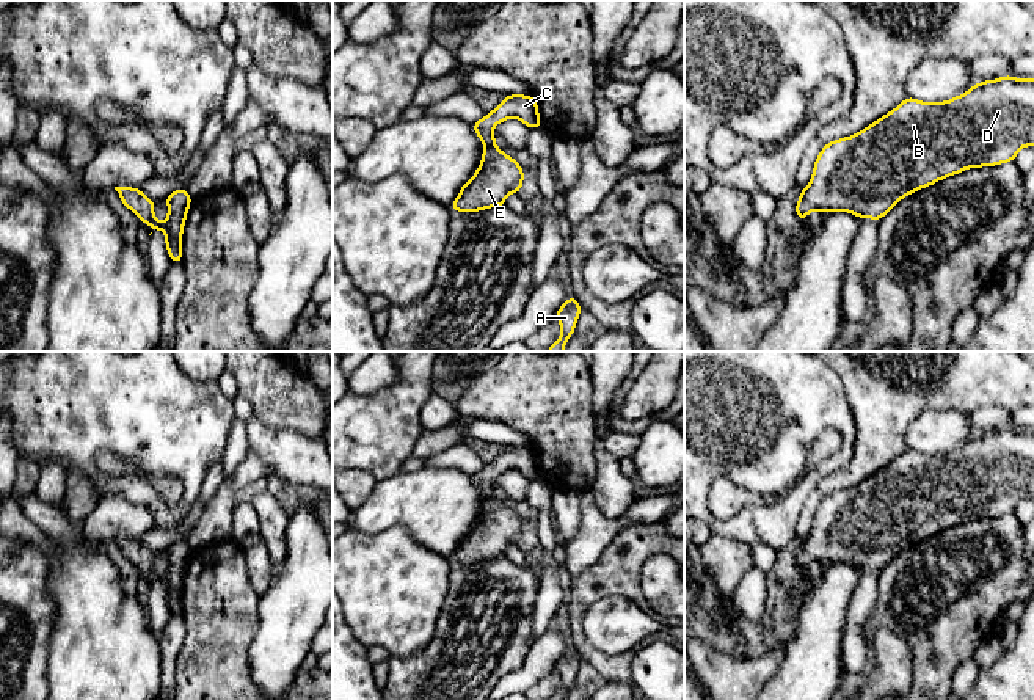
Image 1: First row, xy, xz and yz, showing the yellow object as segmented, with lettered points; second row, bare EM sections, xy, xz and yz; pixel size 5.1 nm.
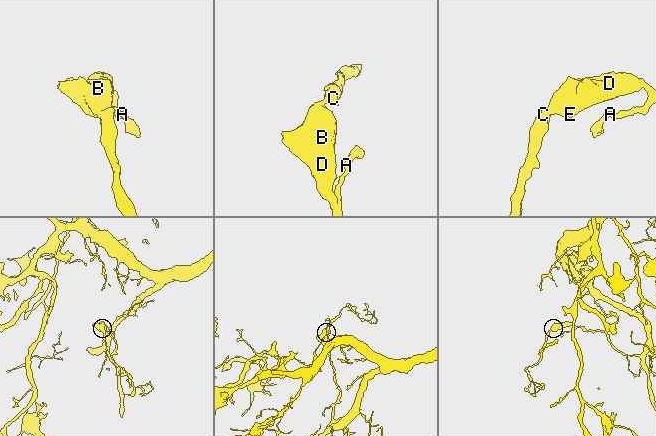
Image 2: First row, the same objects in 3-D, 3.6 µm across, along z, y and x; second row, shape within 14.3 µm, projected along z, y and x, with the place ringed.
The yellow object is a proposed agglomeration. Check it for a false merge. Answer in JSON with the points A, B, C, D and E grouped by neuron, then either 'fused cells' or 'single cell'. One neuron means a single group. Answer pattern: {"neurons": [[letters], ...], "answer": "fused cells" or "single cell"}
{"neurons": [["A", "B", "C", "D", "E"]], "answer": "single cell"}

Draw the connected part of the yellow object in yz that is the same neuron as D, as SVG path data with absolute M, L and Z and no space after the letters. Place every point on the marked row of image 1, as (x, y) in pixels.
M1009 74L984 80L937 104L905 97L858 133L821 149L811 180L799 195L796 215L805 221L811 210L832 210L879 221L905 196L967 168L1014 162L1026 146L1034 146L1034 78Z

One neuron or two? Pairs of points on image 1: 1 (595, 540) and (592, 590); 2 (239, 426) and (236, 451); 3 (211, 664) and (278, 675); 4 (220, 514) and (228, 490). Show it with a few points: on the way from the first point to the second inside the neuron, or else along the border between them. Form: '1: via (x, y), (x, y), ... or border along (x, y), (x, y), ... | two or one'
1: border along (617, 534), (592, 564), (573, 576) | two
2: via (237, 432), (237, 444) | one
3: border along (256, 634), (248, 652), (248, 667), (254, 683) | two
4: via (220, 507), (225, 496) | one

